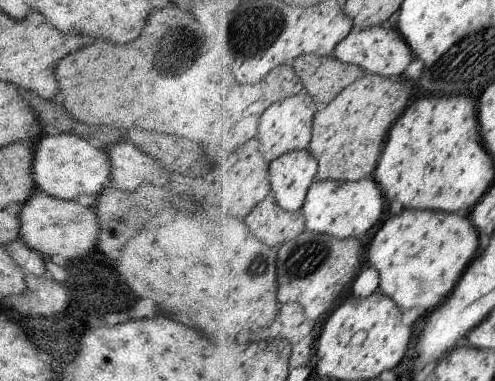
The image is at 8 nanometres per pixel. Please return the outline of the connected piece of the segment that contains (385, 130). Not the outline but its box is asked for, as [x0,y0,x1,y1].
[310,73,412,182]

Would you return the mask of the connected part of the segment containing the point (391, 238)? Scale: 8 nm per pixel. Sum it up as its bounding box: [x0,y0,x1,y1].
[368,210,478,313]

